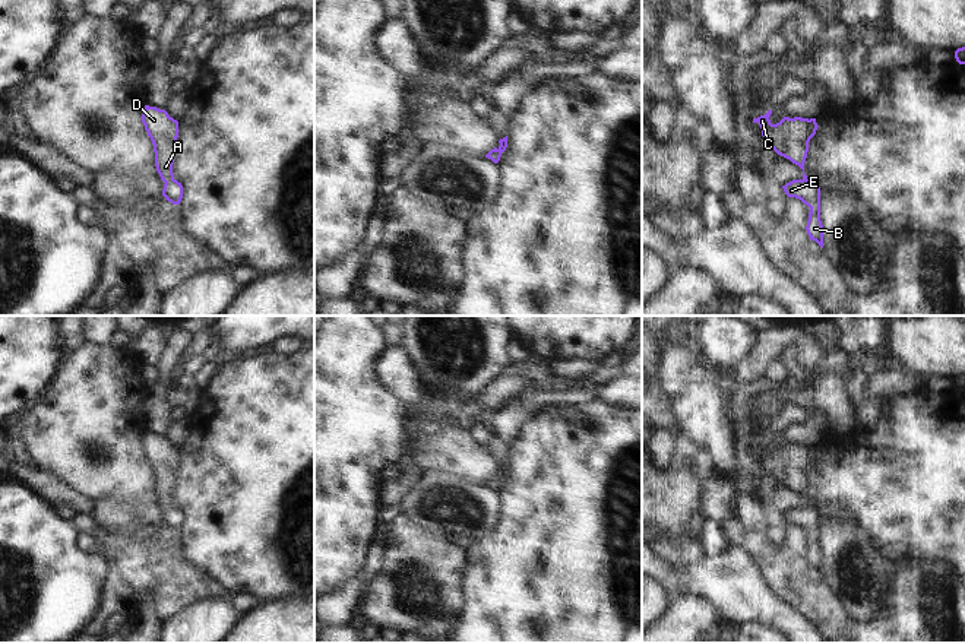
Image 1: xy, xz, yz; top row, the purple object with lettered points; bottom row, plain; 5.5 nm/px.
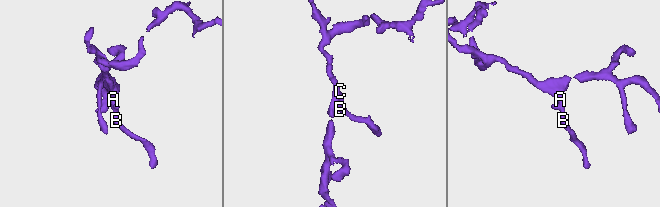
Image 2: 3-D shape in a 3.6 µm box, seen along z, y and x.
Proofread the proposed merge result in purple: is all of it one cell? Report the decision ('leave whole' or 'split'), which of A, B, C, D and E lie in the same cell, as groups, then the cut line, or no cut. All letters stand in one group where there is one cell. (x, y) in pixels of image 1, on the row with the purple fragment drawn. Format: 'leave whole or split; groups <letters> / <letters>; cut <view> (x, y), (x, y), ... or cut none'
leave whole; groups A B C D E; cut none

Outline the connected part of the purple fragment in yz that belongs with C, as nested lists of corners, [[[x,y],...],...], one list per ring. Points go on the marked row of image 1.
[[[772,110],[765,115],[753,118],[762,129],[763,148],[772,148],[778,155],[790,159],[803,170],[801,180],[792,180],[782,186],[788,197],[800,199],[810,208],[806,231],[810,240],[823,248],[823,225],[820,221],[820,187],[804,174],[804,162],[809,152],[809,142],[816,134],[816,118],[784,117],[779,123],[772,124],[769,117]]]

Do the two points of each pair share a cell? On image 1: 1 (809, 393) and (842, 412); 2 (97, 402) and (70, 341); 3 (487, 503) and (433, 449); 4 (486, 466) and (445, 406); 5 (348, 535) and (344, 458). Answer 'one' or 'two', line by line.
1: one
2: two
3: two
4: one
5: one

